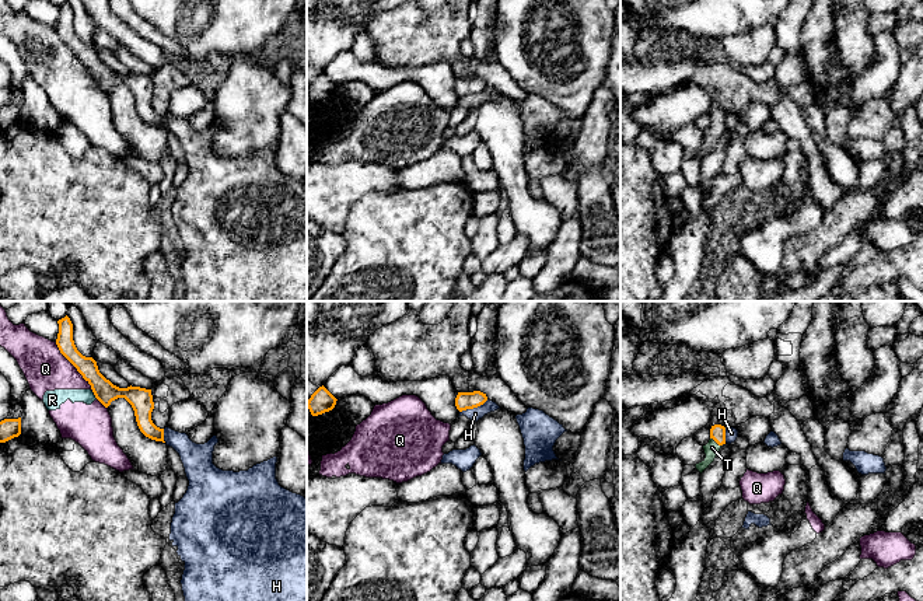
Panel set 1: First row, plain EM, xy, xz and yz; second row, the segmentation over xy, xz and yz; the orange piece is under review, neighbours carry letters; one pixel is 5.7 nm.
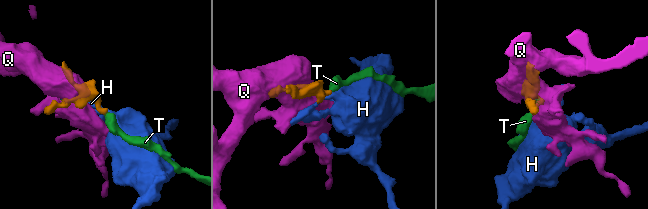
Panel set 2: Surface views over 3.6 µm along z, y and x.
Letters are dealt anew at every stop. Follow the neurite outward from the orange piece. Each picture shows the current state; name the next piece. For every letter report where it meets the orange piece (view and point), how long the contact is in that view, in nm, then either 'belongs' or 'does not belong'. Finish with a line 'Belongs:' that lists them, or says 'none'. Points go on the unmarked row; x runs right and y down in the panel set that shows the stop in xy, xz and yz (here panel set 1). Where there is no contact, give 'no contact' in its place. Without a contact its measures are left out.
H: meets orange in xz at (474, 93); contact 180 nm long; does not belong
Q: meets orange in xy at (73, 51); contact 360 nm long; does not belong
R: meets orange in xy at (94, 80); contact 60 nm long; does not belong
T: meets orange in yz at (716, 128); contact 80 nm long; belongs
Belongs: T

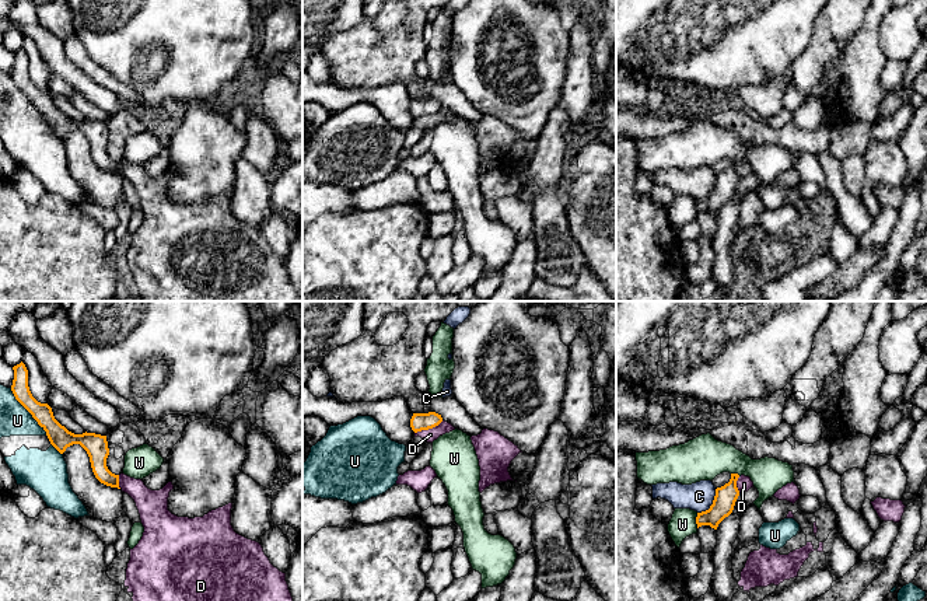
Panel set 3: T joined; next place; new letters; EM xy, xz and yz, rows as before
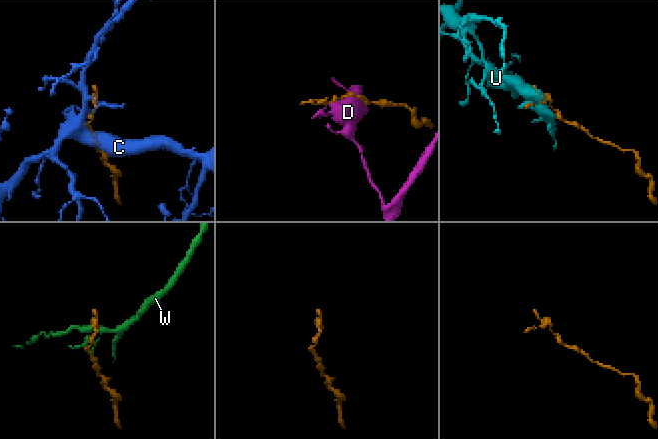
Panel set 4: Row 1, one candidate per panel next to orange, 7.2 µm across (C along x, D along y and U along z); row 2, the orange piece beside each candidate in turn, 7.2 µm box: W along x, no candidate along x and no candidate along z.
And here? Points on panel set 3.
C: meets orange in yz at (712, 191); contact 180 nm long; does not belong
D: meets orange in xz at (429, 114); contact 180 nm long; does not belong
U: meets orange in xy at (28, 97); contact 360 nm long; does not belong
W: meets orange in yz at (696, 206); contact 90 nm long; does not belong
Belongs: none

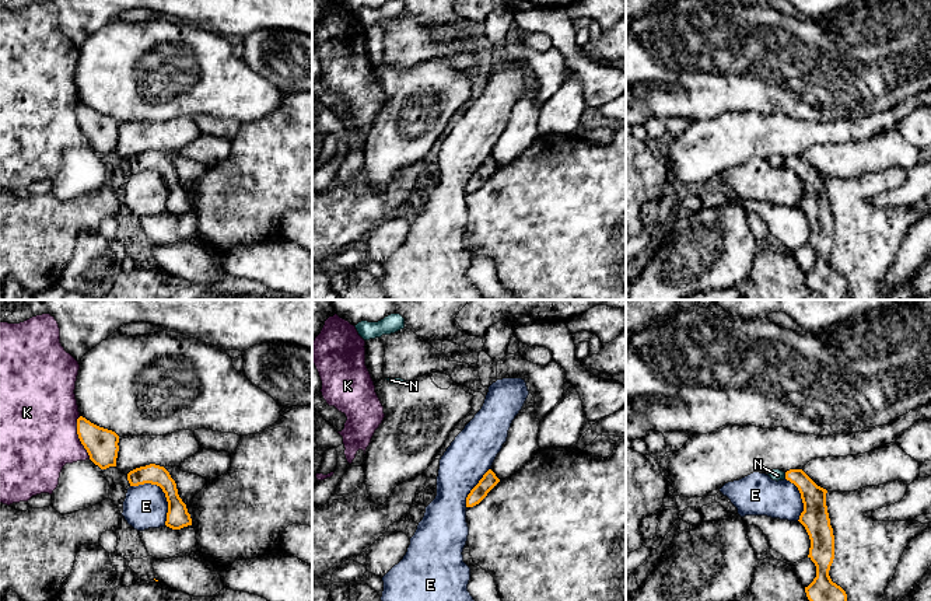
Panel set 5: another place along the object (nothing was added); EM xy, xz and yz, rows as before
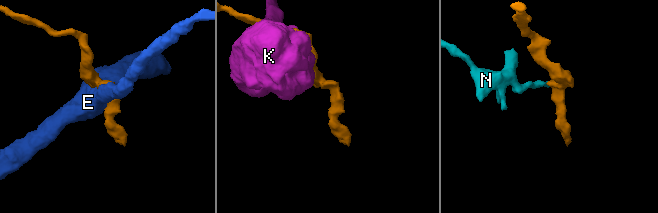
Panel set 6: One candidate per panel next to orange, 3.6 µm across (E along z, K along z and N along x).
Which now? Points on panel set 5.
E: meets orange in xy at (163, 177); contact 300 nm long; does not belong
K: meets orange in xy at (79, 123); contact 260 nm long; does not belong
N: meets orange in yz at (786, 161); contact 40 nm long; does not belong
Belongs: none

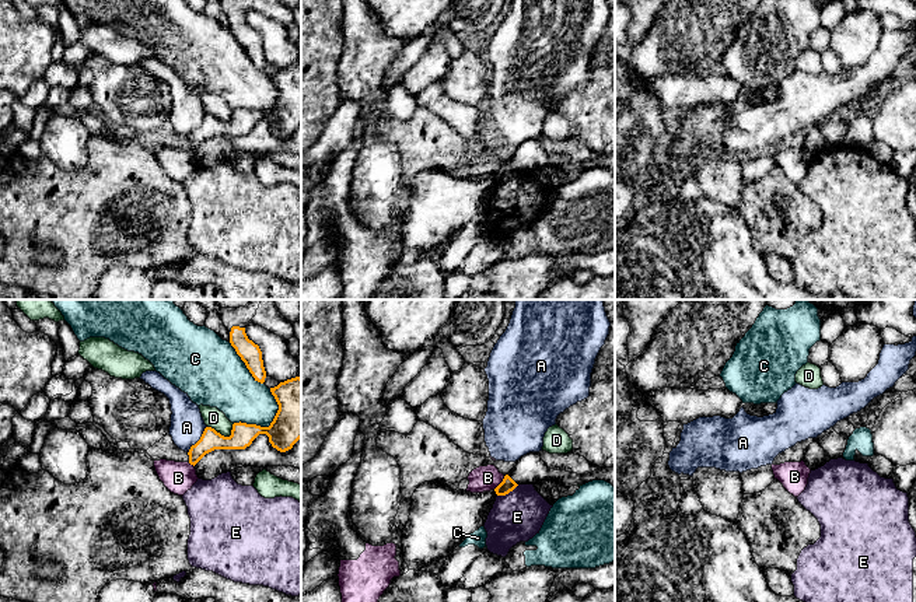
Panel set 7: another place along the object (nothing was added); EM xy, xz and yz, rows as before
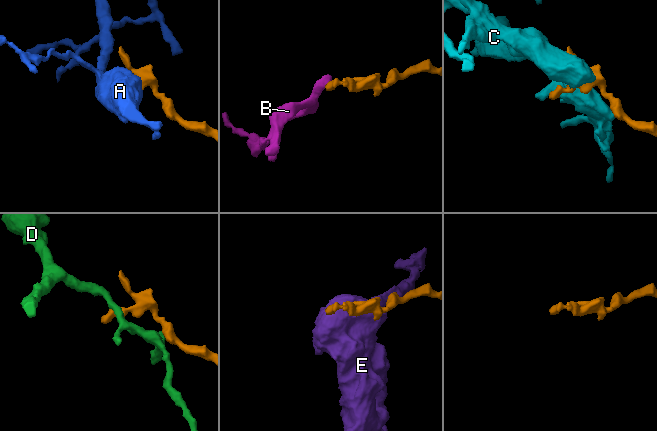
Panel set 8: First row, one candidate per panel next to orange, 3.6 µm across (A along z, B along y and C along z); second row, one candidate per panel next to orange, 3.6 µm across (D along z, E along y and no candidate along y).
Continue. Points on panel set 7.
A: meets orange in xy at (199, 126); contact 190 nm long; does not belong
B: meets orange in xz at (500, 170); contact 100 nm long; does not belong
C: meets orange in xy at (271, 111); contact 300 nm long; does not belong
D: meets orange in xy at (223, 122); contact 160 nm long; does not belong
E: meets orange in xz at (507, 179); contact 140 nm long; does not belong
Belongs: none

